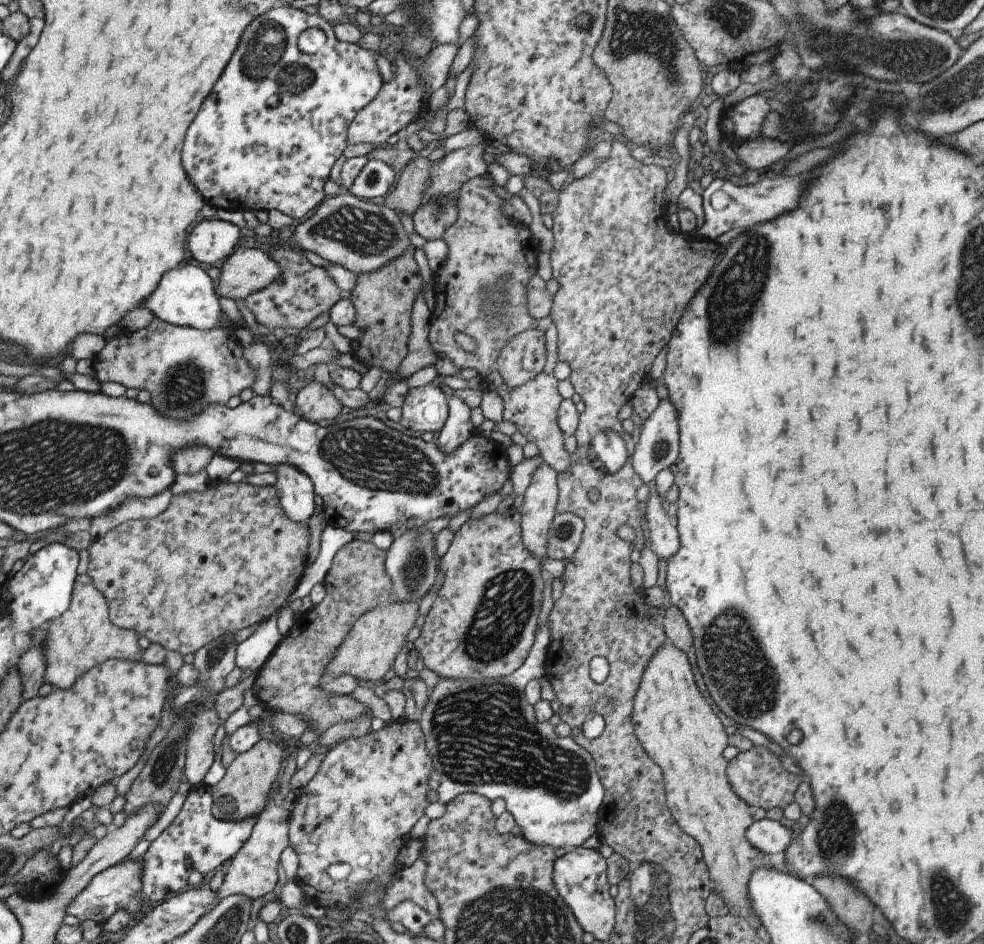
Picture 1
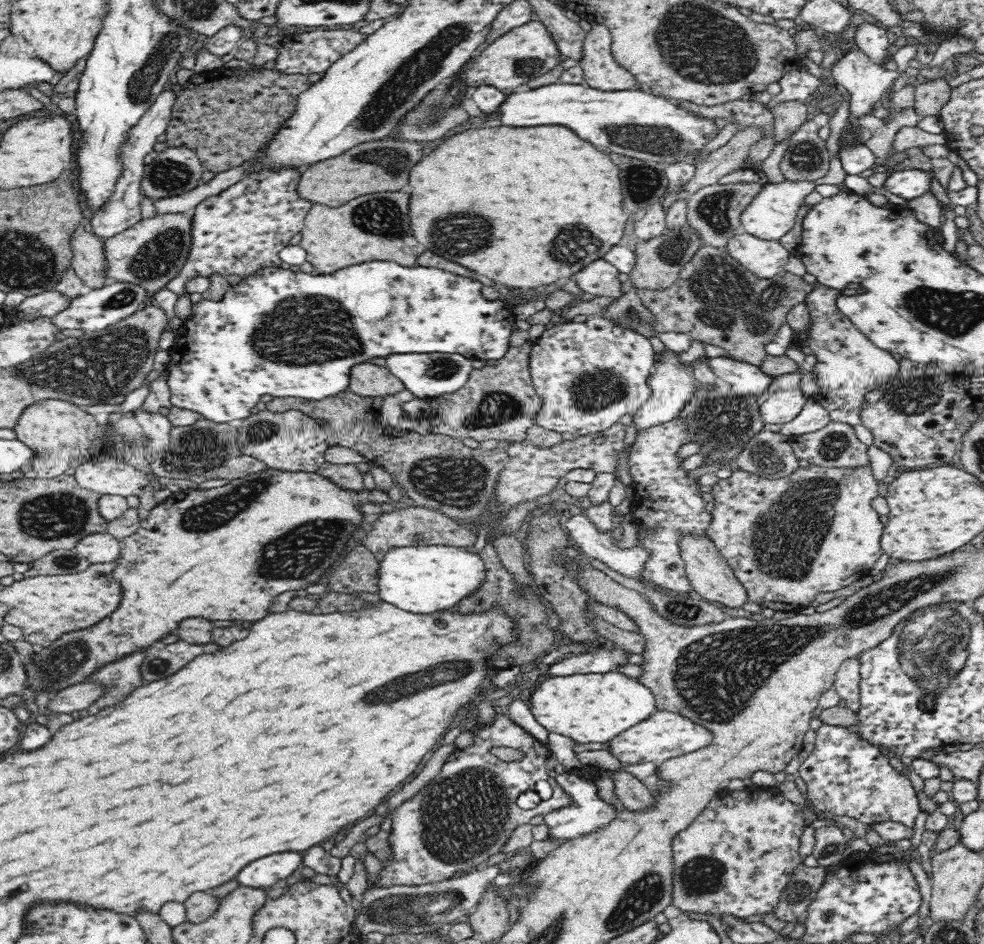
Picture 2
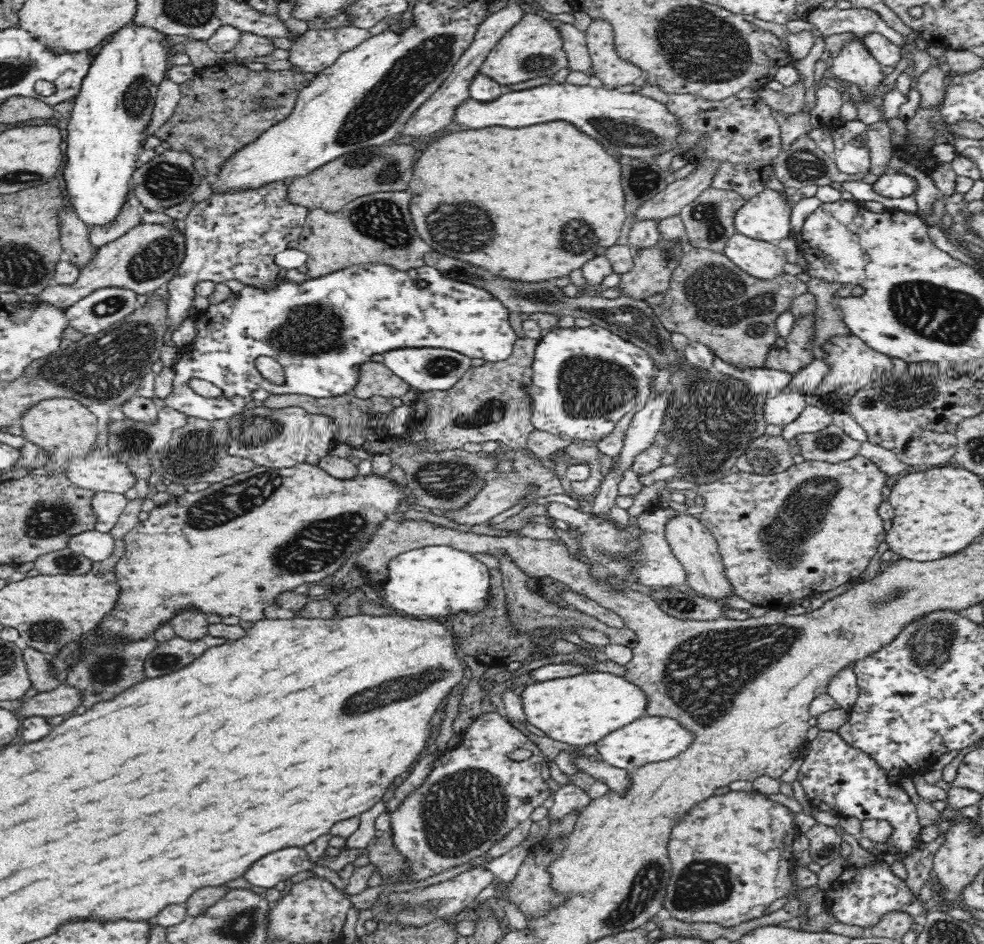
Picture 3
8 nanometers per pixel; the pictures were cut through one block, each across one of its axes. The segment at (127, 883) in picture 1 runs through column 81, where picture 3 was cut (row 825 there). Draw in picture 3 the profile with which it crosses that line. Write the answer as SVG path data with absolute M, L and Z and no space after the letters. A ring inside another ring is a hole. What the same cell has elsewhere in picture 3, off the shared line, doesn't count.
M819 731L816 738L807 744L810 751L799 768L797 780L812 807L836 817L853 816L858 820L874 818L890 823L892 836L883 842L885 853L890 855L906 857L920 848L918 837L923 827L919 824L917 807L910 802L899 782L890 785L885 772L867 754L848 746L837 731Z

